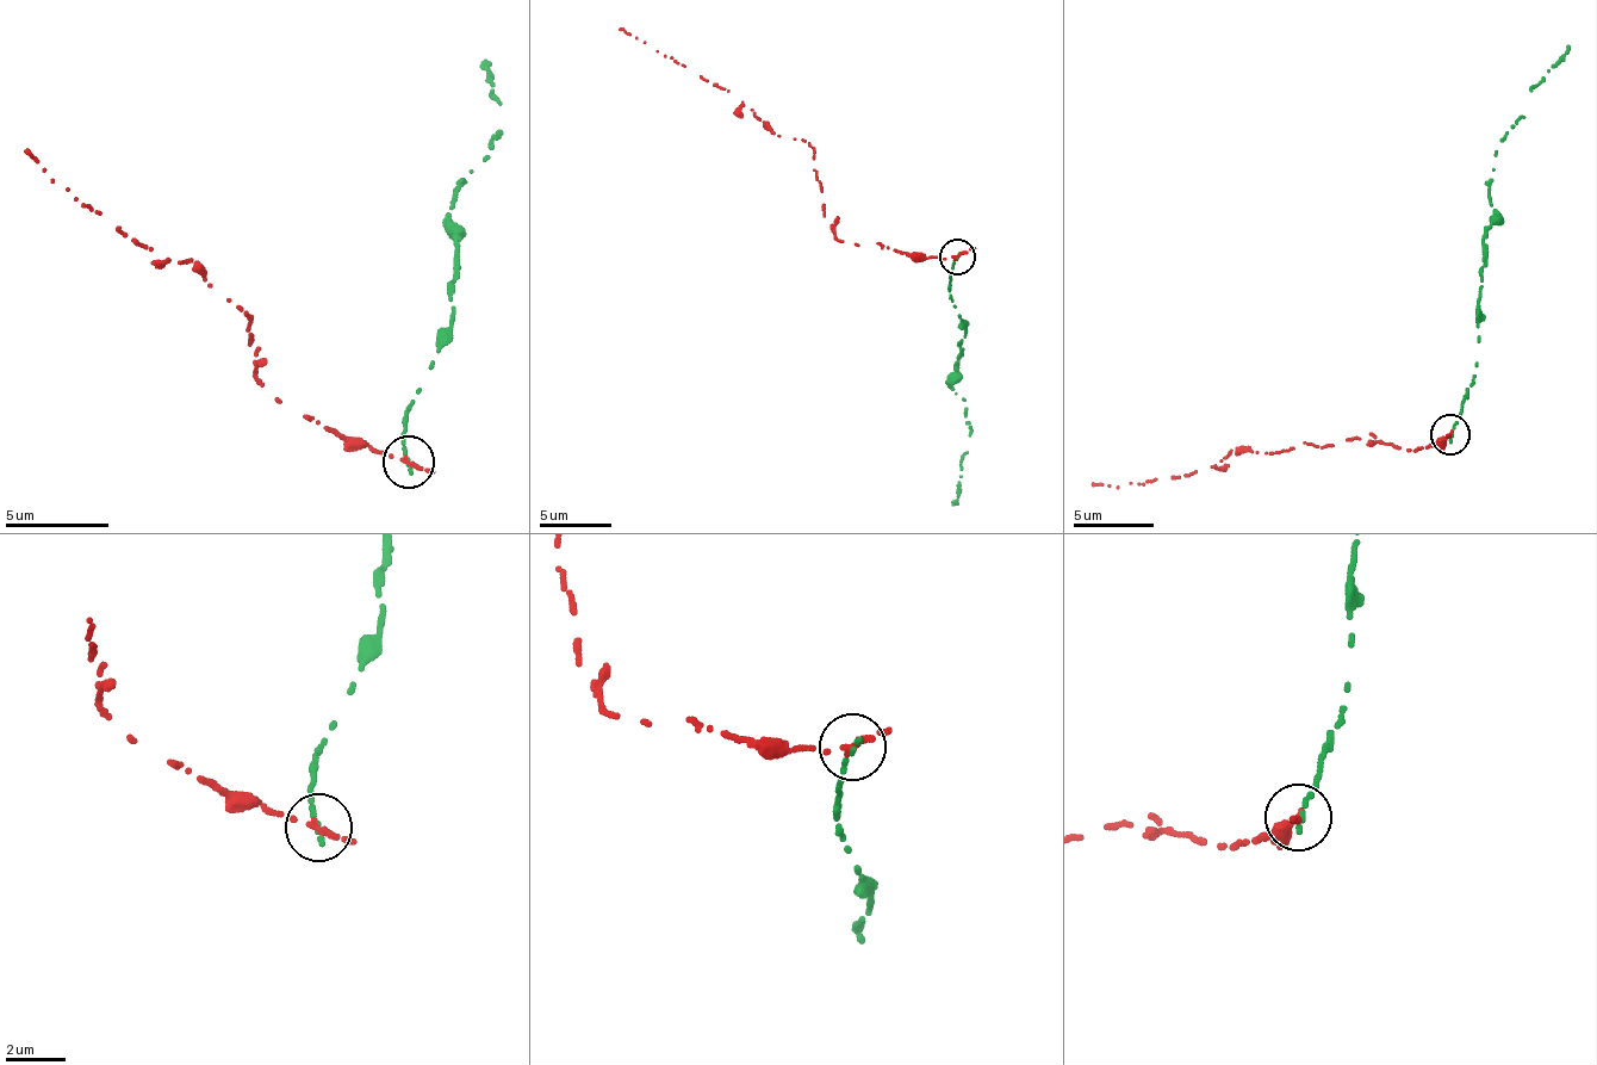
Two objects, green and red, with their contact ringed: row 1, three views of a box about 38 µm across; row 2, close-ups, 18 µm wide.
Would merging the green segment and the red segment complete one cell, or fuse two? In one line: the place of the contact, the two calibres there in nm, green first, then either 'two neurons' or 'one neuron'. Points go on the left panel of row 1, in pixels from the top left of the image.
at (409, 462); 180 nm thick on the green side, 180 nm on the other; two neurons

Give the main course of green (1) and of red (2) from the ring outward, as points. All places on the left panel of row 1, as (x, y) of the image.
1: (406, 463), (403, 419), (452, 326), (457, 239), (448, 212), (460, 181), (490, 159), (499, 134), (486, 59)
2: (406, 463), (328, 433), (274, 397), (254, 371), (252, 314), (191, 261), (125, 236), (51, 183), (26, 149)

